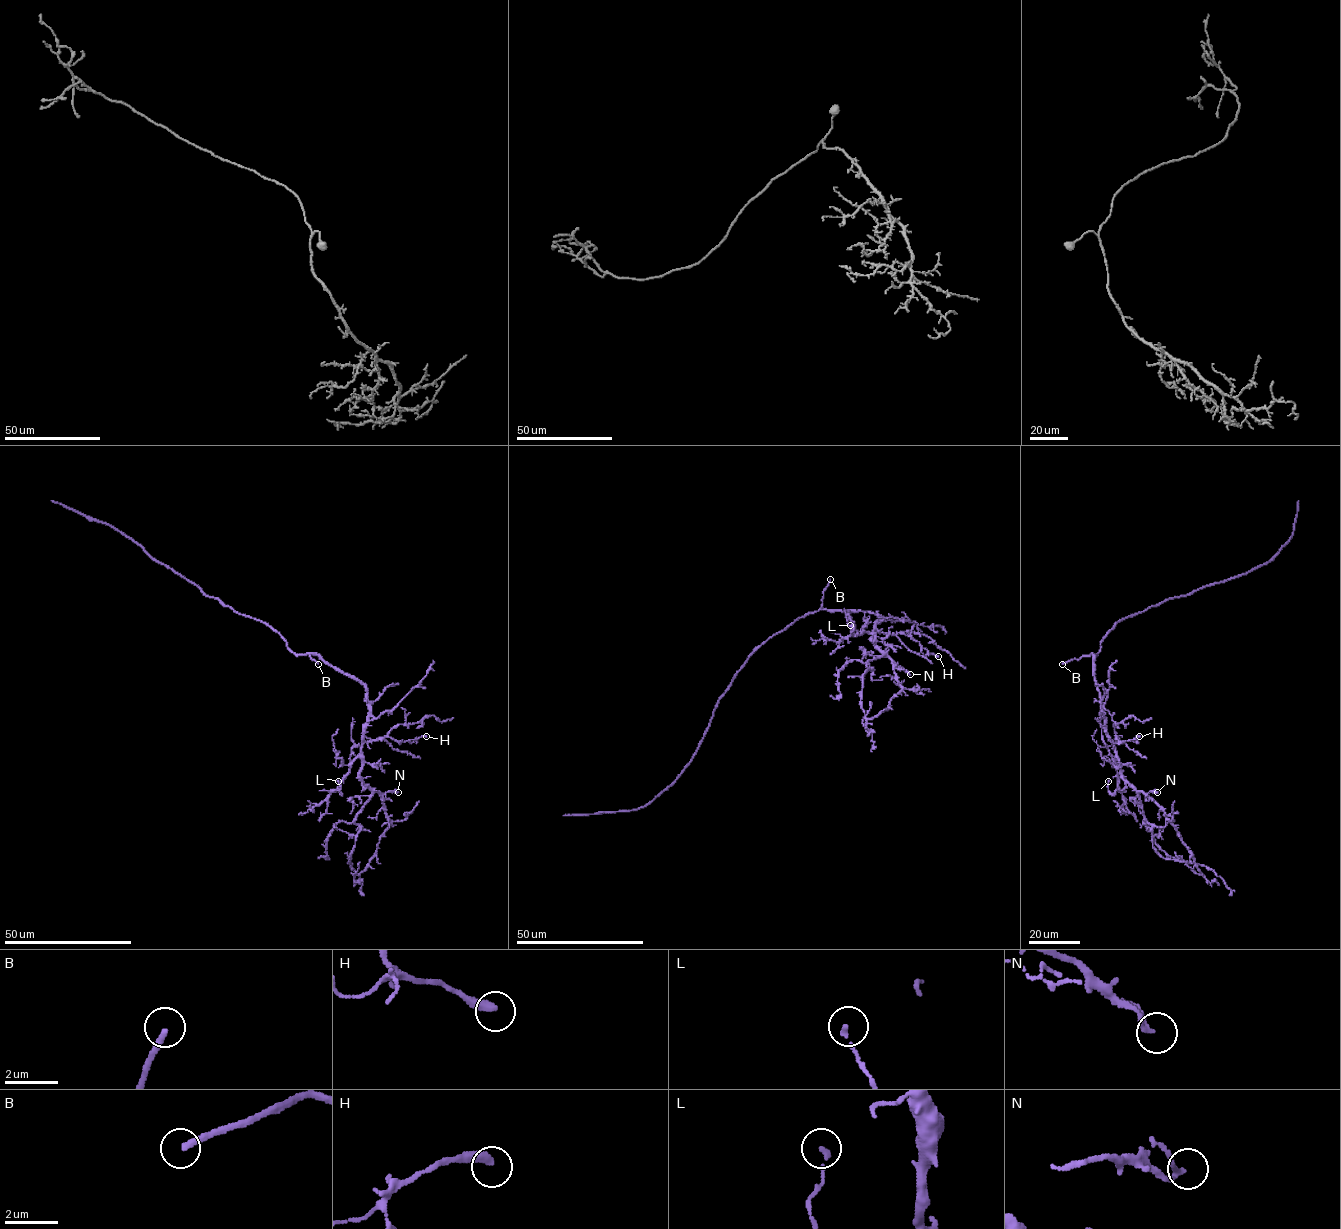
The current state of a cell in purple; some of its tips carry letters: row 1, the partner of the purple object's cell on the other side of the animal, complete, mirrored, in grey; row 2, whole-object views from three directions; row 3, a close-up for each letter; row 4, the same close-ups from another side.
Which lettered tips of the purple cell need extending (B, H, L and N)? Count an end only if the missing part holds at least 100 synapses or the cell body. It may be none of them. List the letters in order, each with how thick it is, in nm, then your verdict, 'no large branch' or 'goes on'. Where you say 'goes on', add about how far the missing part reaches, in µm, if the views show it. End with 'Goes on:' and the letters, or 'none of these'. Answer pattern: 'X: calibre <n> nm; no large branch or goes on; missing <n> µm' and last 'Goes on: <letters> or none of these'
B: calibre 220 nm; goes on; missing 10 µm
H: calibre 360 nm; no large branch
L: calibre 160 nm; no large branch
N: calibre 150 nm; no large branch
Goes on: B

